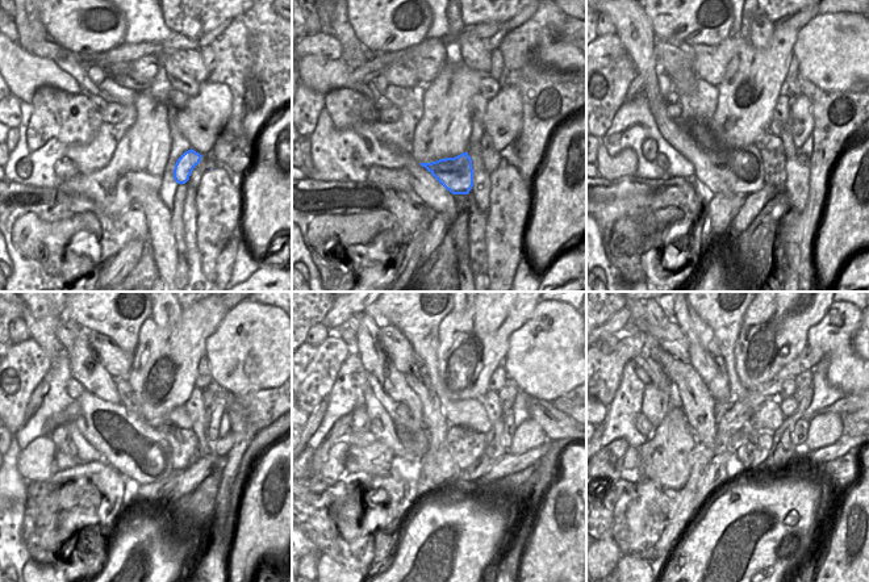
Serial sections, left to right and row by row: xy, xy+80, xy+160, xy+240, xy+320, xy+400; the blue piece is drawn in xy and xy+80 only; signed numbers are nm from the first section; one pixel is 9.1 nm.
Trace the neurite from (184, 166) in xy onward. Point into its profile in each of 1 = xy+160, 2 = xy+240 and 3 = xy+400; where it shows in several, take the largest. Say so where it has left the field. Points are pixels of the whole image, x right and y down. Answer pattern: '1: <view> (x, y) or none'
1: xy+160 (740, 167)
2: xy+240 (146, 457)
3: xy+400 (659, 377)

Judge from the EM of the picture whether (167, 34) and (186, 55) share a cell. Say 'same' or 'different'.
different

